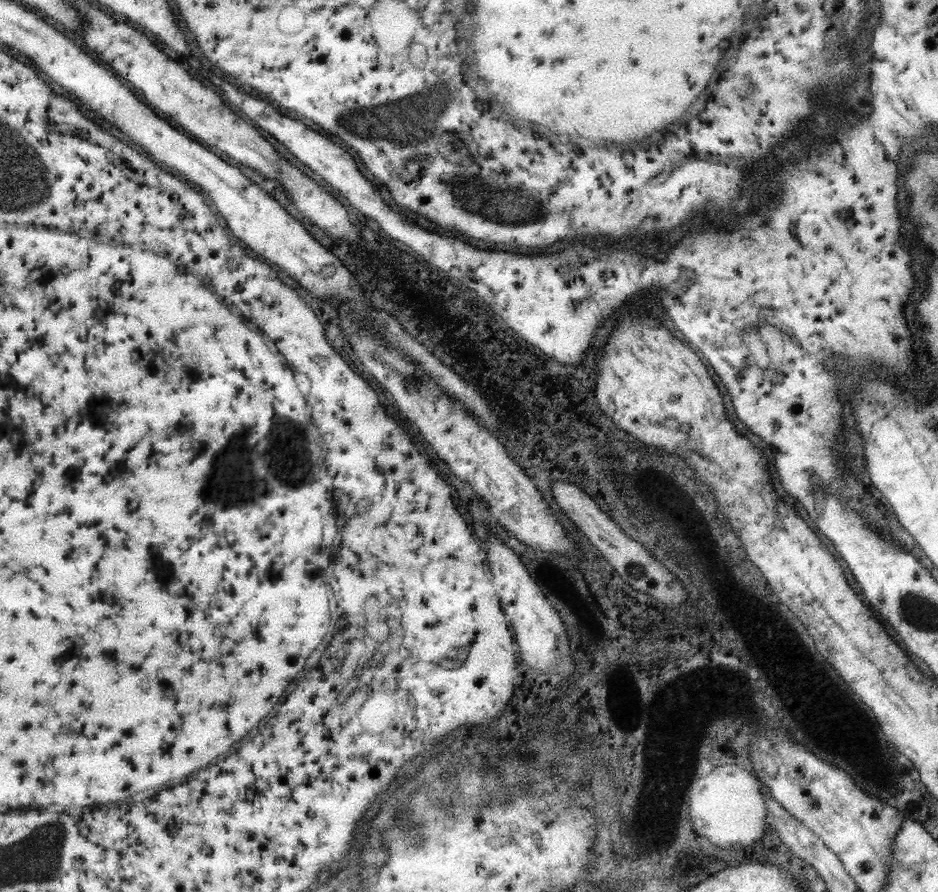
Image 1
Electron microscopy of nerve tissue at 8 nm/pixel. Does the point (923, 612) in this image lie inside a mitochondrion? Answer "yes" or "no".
yes

